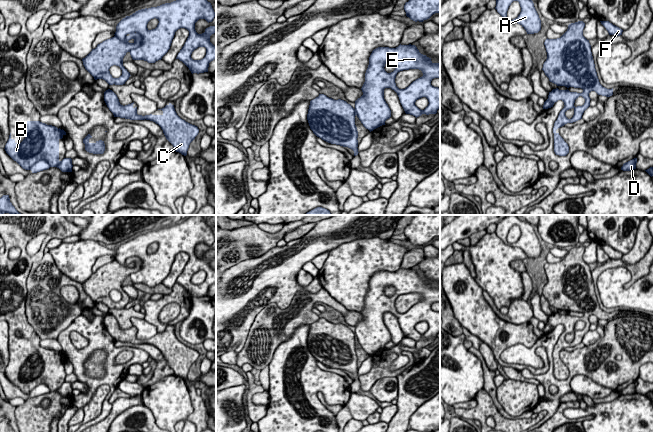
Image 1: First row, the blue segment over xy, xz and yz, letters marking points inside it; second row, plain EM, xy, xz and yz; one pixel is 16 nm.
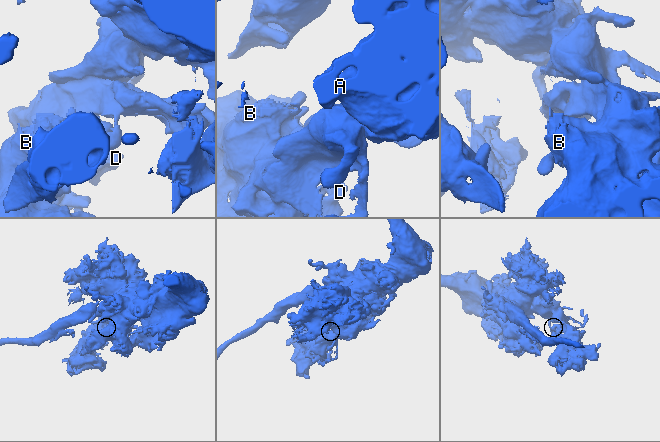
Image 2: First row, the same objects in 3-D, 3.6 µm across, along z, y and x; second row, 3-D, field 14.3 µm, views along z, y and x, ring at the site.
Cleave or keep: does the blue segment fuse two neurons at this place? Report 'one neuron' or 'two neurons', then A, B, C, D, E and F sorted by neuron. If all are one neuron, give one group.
two neurons; groups A E / B C D F

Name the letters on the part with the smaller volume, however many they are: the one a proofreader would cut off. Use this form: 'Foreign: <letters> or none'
Foreign: B, C, D, F

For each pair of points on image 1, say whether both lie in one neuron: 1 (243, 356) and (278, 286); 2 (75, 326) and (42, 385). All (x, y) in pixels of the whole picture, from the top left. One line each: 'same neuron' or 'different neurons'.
1: different neurons
2: different neurons

